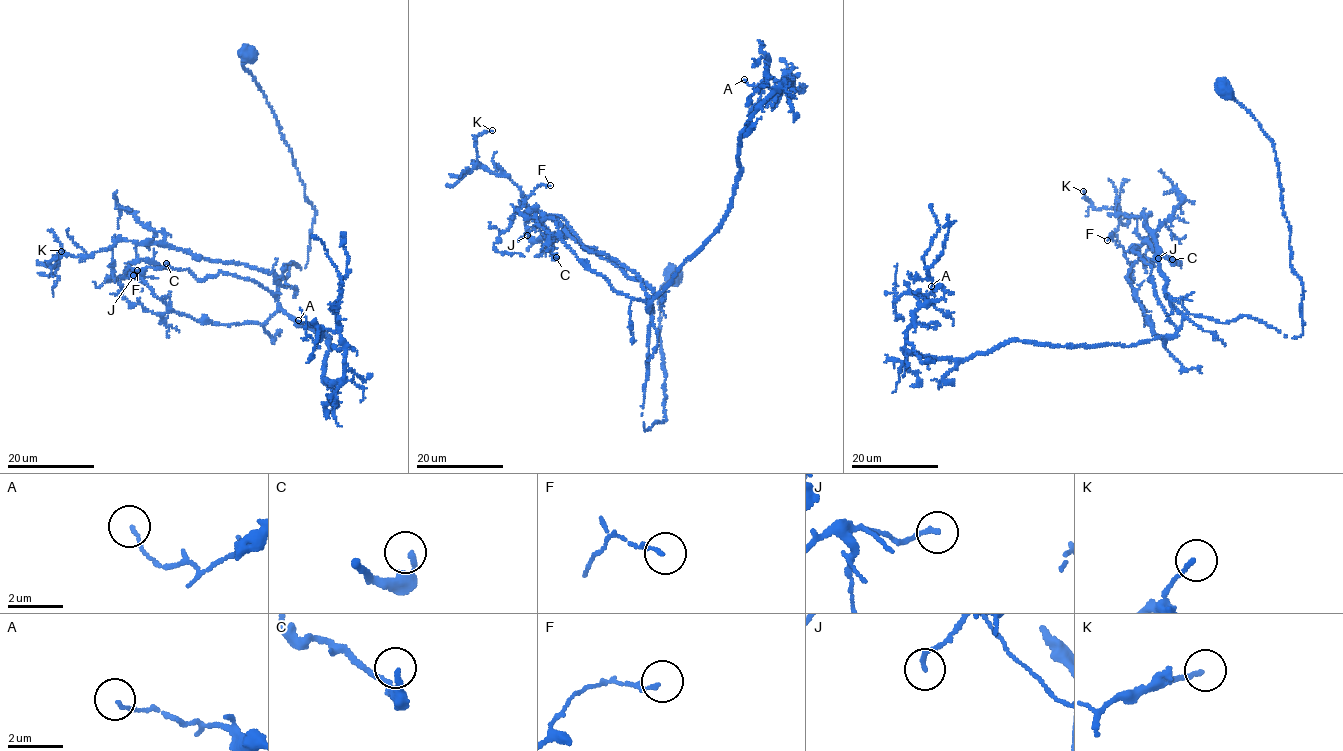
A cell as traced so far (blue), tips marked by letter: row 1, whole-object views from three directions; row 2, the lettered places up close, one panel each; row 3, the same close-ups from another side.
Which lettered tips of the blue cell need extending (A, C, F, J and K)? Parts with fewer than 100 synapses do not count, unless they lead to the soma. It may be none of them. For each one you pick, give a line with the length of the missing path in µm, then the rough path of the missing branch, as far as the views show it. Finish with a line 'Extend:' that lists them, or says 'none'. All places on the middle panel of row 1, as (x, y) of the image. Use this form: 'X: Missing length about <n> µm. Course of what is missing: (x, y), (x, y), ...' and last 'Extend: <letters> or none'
Extend: none

